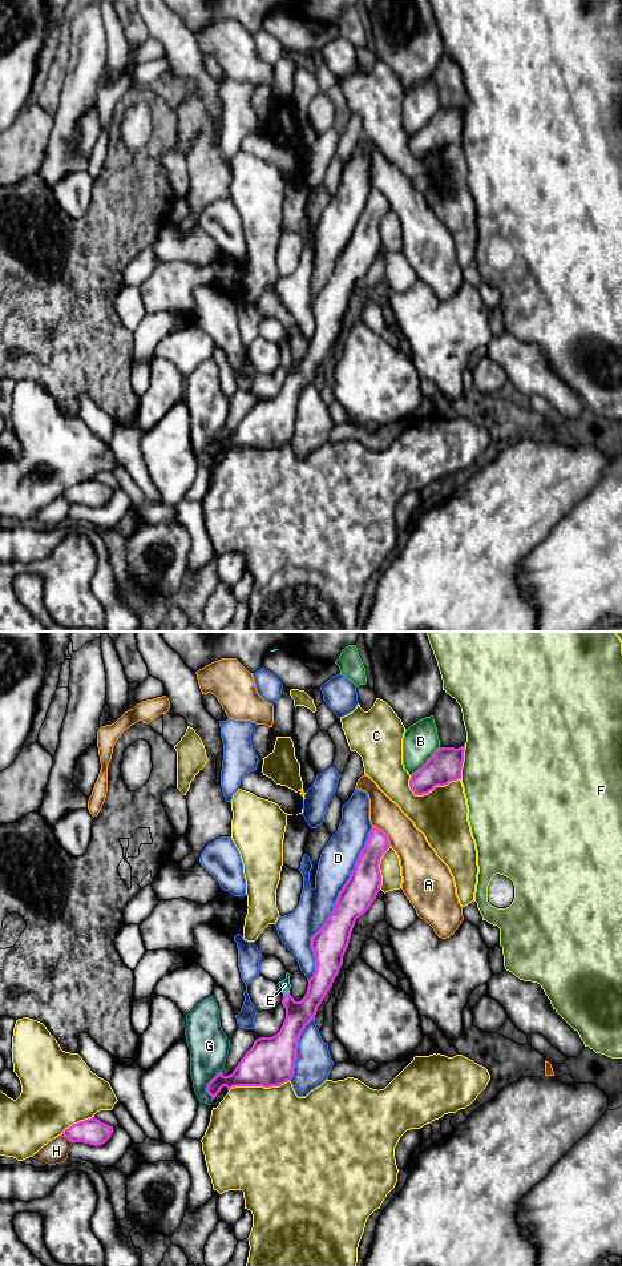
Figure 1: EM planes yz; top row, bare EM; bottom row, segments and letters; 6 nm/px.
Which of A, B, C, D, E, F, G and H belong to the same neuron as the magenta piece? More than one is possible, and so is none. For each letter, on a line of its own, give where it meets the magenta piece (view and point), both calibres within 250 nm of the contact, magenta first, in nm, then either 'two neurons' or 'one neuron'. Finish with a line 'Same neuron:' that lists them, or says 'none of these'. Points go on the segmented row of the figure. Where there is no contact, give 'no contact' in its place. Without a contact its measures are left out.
A: contact yz (384, 834); calibres 150 and 220 nm; two neurons
B: contact yz (427, 762); calibres 200 and 220 nm; two neurons
C: contact yz (433, 787); calibres 200 and 320 nm; two neurons
D: contact yz (334, 904); calibres 220 and 220 nm; two neurons
E: contact yz (286, 995); calibres 160 and 70 nm; one neuron
F: contact yz (463, 761); calibres 200 and 500 nm; two neurons
G: contact yz (207, 1085); calibres 160 and 240 nm; two neurons
H: contact yz (67, 1137); calibres 160 and 140 nm; two neurons
Same neuron: E

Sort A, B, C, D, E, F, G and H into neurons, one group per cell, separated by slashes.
A / B / C / D / E / F / G / H

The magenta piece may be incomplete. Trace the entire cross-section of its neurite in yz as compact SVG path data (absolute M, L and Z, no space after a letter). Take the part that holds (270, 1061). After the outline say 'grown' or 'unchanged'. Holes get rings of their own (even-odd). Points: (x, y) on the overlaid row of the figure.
M372 827L365 846L355 863L355 868L350 875L350 879L339 892L332 914L328 916L323 927L311 938L311 948L315 957L315 972L314 976L308 980L304 997L300 1001L295 1001L290 995L291 975L287 972L286 979L278 983L283 993L282 1004L286 1008L286 1019L280 1031L271 1037L257 1039L253 1047L241 1059L231 1075L225 1076L222 1072L219 1072L207 1084L206 1092L213 1097L213 1100L223 1086L226 1086L227 1090L234 1086L271 1088L280 1086L282 1084L291 1080L295 1068L299 1036L304 1027L315 1017L318 1007L322 1004L339 973L356 919L367 912L367 910L376 899L377 892L380 891L381 875L379 864L383 854L389 847L391 844L387 835L377 827Z; grown

